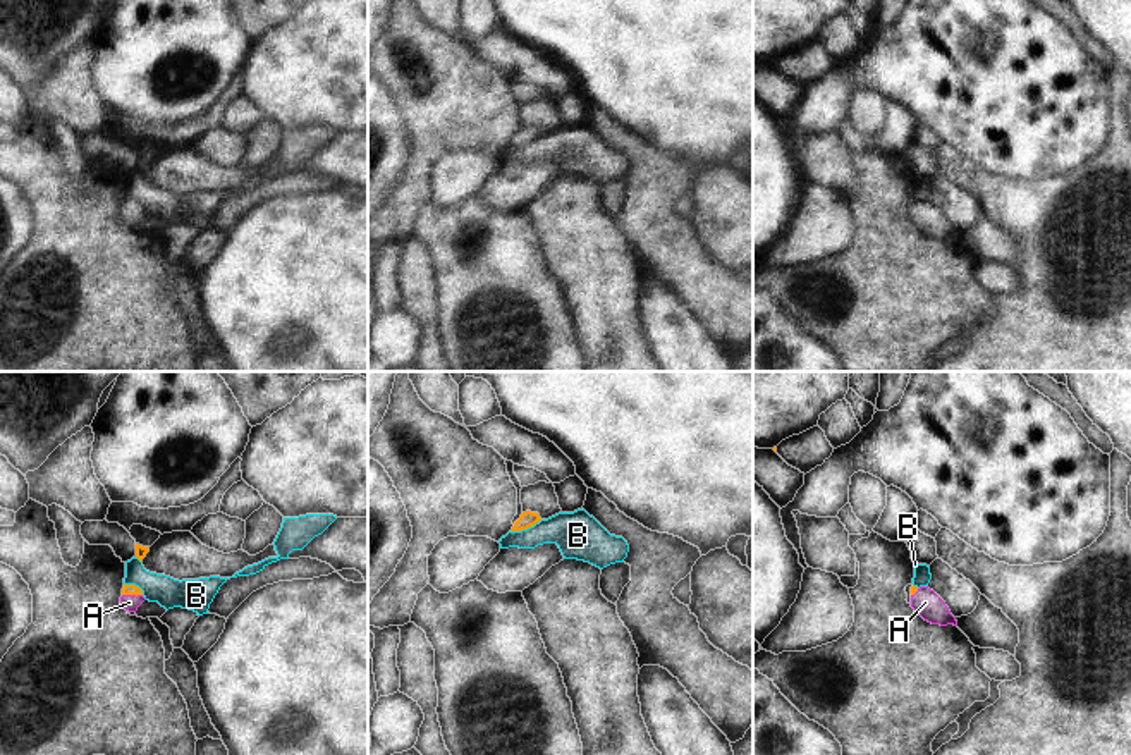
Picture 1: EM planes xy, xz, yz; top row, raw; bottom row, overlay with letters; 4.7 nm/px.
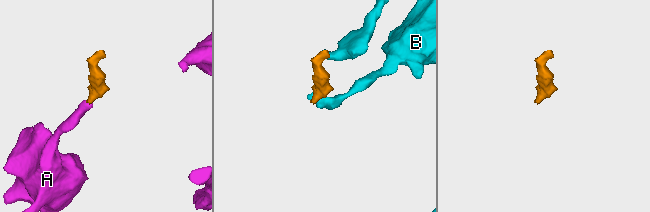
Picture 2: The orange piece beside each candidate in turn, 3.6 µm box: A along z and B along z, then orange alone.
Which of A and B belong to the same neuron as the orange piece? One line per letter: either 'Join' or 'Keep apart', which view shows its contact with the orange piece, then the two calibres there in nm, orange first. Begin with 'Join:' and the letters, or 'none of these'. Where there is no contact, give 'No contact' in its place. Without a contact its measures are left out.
Join: A
A: Join. Touches orange in xy. Thickness 50 nm (orange) against 80 nm
B: Keep apart. Touches orange in xz. Thickness 70 nm (orange) against 220 nm

